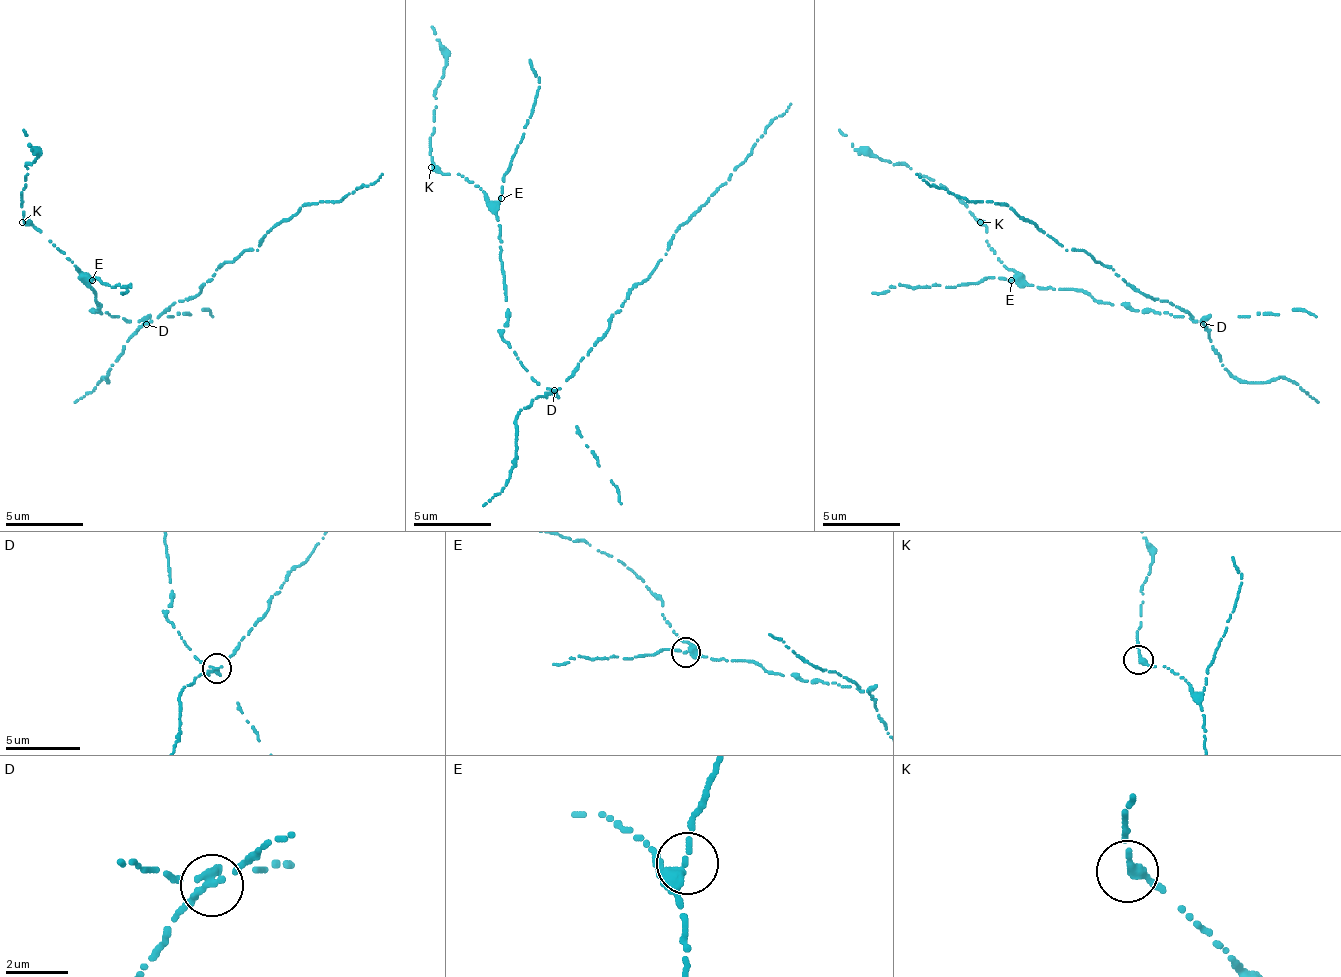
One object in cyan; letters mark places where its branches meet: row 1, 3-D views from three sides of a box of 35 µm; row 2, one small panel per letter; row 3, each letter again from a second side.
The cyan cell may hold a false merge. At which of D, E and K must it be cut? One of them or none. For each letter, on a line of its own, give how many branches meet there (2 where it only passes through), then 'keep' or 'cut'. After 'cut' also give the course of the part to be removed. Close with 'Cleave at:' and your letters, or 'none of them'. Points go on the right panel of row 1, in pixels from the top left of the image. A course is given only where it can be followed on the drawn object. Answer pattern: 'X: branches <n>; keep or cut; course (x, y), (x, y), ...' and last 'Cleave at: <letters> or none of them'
D: branches 3; cut; course (1202, 323), (1167, 300), (1151, 300), (1089, 253), (1058, 245), (1007, 206), (968, 202), (917, 175)
E: branches 3; keep
K: branches 2; keep
Cleave at: D

